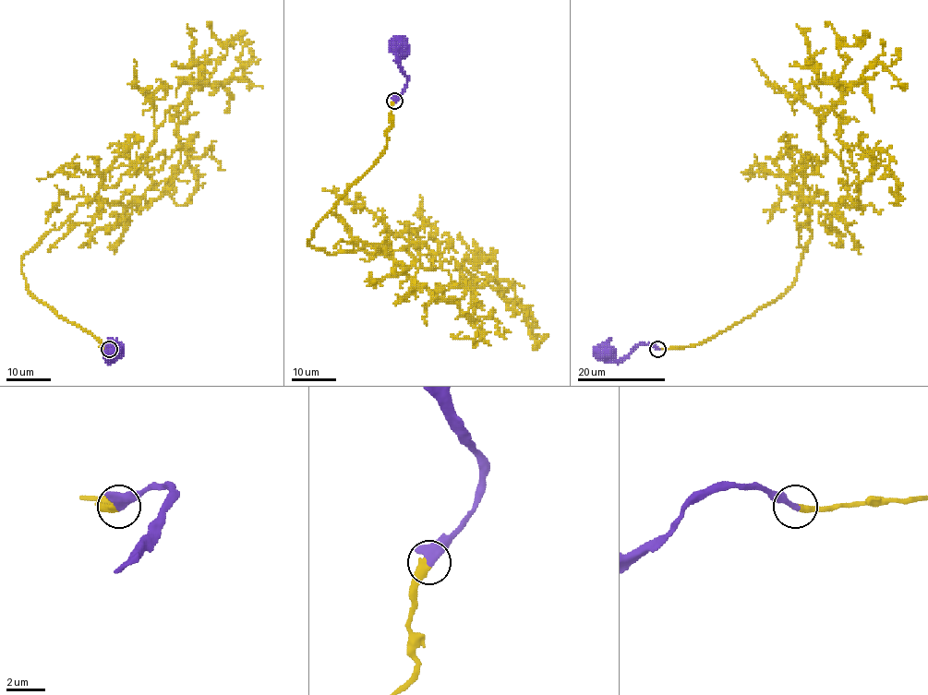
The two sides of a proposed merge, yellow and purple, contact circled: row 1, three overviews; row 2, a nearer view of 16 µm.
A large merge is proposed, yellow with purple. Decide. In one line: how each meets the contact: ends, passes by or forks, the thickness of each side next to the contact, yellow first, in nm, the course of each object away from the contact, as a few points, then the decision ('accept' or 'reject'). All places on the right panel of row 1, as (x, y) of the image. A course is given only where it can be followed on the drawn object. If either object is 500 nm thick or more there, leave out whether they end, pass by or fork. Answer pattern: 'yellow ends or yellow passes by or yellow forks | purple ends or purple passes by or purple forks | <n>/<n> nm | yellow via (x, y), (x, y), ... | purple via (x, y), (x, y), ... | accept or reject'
440/500 nm | yellow via (657, 348), (702, 343), (795, 281), (801, 190), (825, 160), (817, 111), (870, 66), (891, 88) | purple via (657, 348), (640, 345), (619, 359), (604, 352) | accept

